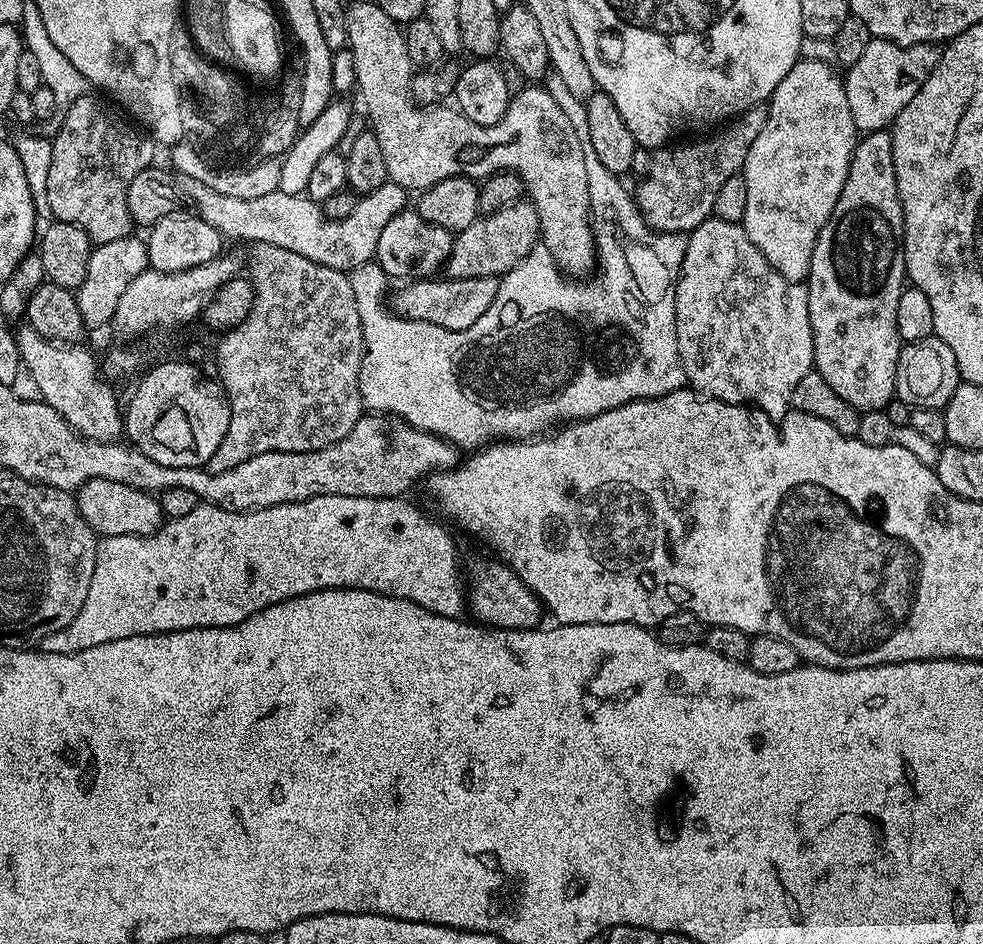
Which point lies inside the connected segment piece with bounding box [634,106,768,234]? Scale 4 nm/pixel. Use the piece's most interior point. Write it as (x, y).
(677, 194)

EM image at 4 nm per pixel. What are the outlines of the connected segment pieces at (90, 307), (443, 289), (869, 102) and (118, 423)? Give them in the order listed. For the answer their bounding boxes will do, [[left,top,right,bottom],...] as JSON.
[[75,235,148,329],[390,276,500,330],[843,38,941,133],[15,327,126,441]]

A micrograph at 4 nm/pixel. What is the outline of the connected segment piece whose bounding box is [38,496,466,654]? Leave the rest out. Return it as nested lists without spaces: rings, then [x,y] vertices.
[[[315,496],[309,500],[303,500],[297,504],[279,504],[278,506],[270,506],[269,508],[254,508],[250,512],[234,512],[231,508],[221,508],[219,504],[210,504],[201,502],[196,509],[190,511],[190,514],[185,514],[181,517],[174,517],[165,522],[154,534],[149,536],[106,536],[103,537],[96,545],[96,561],[94,562],[94,578],[90,578],[90,590],[86,593],[86,602],[82,602],[82,610],[78,610],[78,618],[74,618],[74,622],[70,622],[68,628],[58,630],[54,634],[50,634],[46,638],[42,638],[38,648],[41,652],[53,652],[54,654],[70,654],[71,652],[81,652],[82,650],[90,650],[90,646],[102,646],[106,642],[114,642],[118,638],[130,638],[131,636],[149,636],[155,632],[177,632],[178,630],[190,630],[191,628],[232,628],[236,624],[241,624],[246,618],[250,618],[254,614],[258,614],[262,610],[266,610],[266,606],[274,606],[283,600],[289,600],[295,596],[302,594],[310,594],[318,590],[326,590],[327,588],[361,588],[367,592],[377,592],[383,596],[393,596],[394,598],[402,598],[414,602],[418,606],[422,606],[428,612],[433,612],[439,616],[445,616],[451,620],[463,617],[466,612],[466,588],[462,583],[462,564],[460,568],[460,556],[456,553],[456,544],[452,541],[452,536],[444,528],[439,528],[432,520],[427,520],[414,505],[408,501],[408,498],[397,498],[387,496],[386,498],[354,498],[353,496]]]

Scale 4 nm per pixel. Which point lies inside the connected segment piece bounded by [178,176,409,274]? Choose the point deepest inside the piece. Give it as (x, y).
(297, 223)

